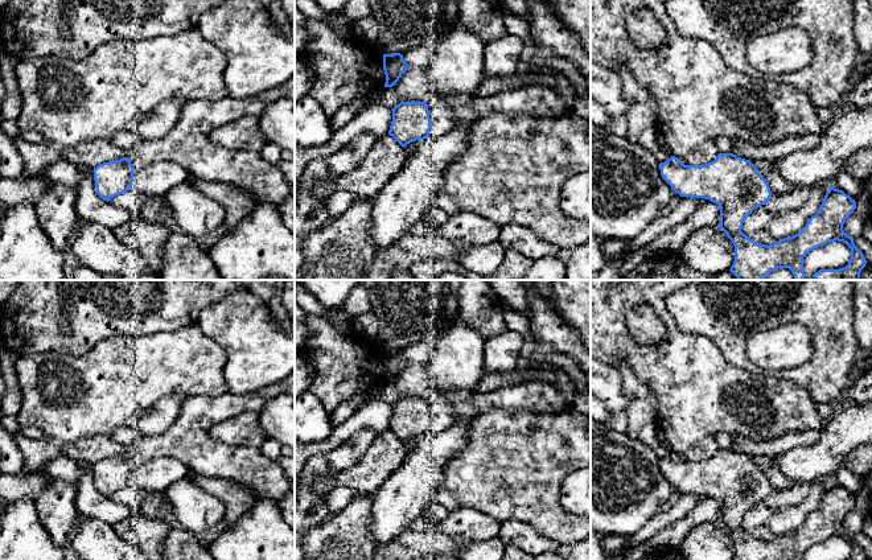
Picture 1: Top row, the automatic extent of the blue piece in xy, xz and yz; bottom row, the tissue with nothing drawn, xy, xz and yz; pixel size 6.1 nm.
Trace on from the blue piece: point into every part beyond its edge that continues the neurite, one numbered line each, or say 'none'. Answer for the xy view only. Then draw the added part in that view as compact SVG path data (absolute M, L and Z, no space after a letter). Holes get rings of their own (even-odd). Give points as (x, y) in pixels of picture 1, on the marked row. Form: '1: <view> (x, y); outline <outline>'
1: xy (188, 144); outline M295 75L281 86L247 99L234 99L227 95L221 100L189 100L182 106L178 122L165 136L143 140L137 147L128 151L128 158L133 168L157 161L174 161L185 168L190 177L230 184L255 194L264 203L277 206L291 195L288 181L279 166L264 161L260 153L225 151L213 144L209 135L225 123L243 116L260 116L271 103L281 98L295 99Z

